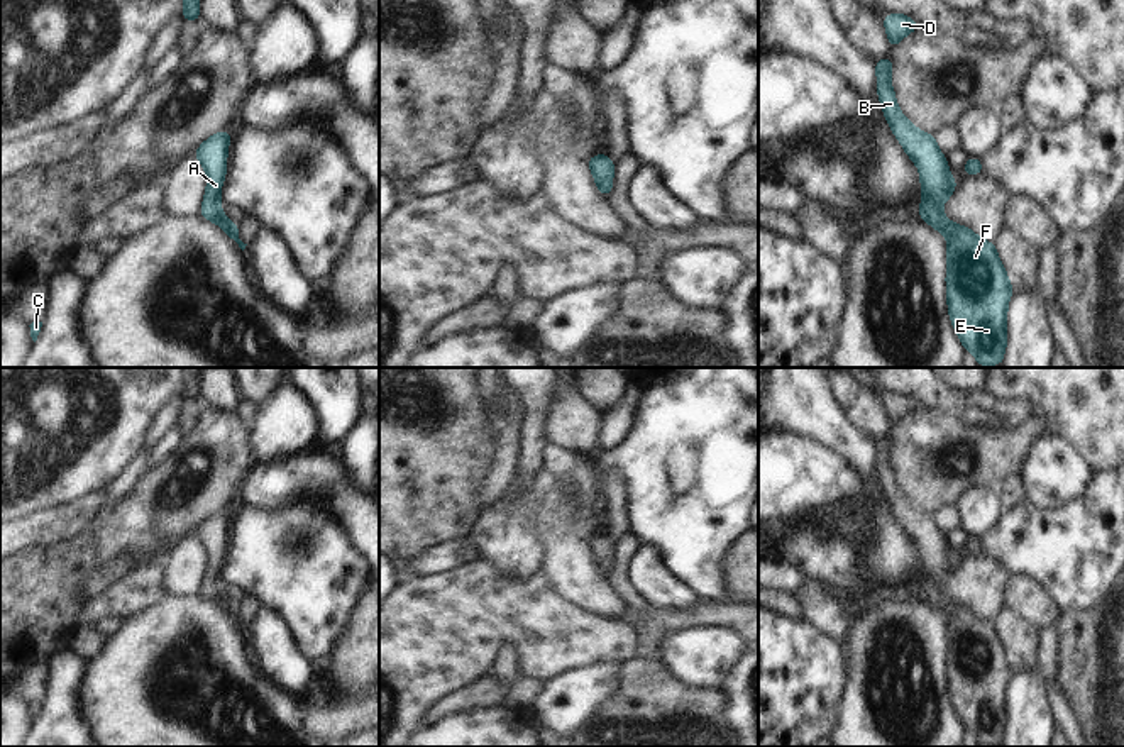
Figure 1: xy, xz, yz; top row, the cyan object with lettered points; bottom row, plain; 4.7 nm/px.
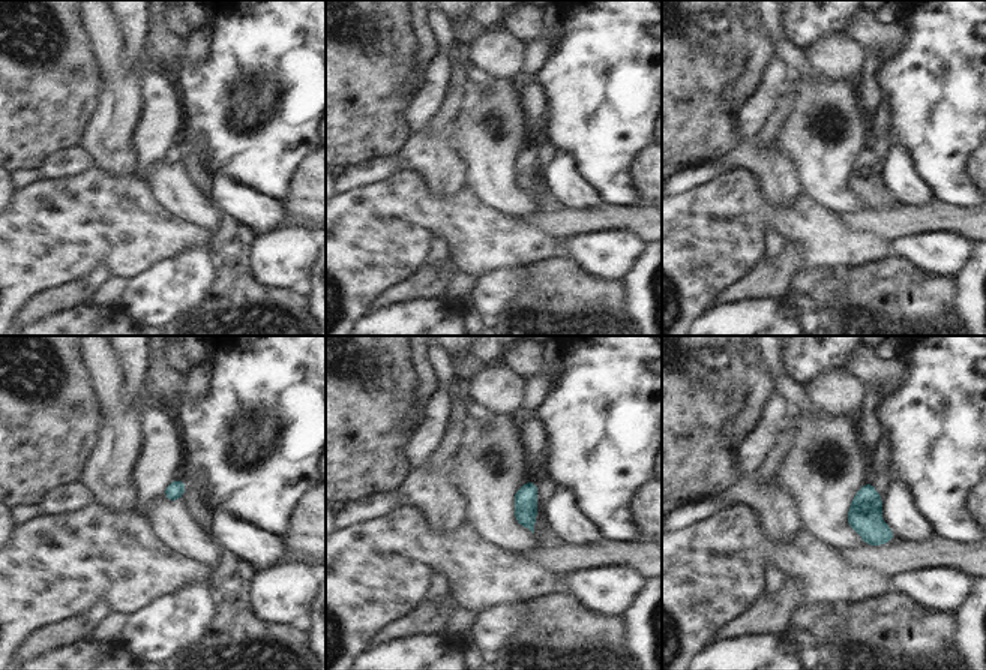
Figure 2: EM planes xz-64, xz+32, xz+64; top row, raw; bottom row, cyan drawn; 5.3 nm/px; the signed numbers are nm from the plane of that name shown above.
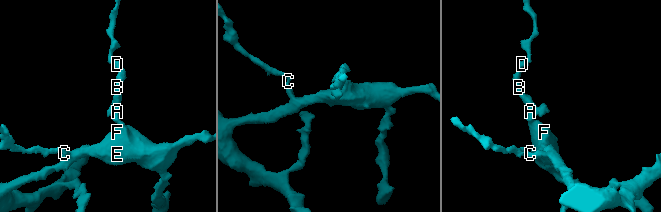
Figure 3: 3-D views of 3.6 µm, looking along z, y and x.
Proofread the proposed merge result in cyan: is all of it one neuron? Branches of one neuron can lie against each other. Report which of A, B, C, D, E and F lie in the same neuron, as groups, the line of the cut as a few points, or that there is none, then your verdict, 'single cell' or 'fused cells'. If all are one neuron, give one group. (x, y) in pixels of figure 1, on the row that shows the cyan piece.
A B C D E F; no cut; single cell

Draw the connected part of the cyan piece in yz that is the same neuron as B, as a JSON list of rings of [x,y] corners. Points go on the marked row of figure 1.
[[[890,56],[873,63],[885,120],[921,174],[923,200],[917,213],[948,239],[945,278],[950,320],[978,366],[1002,364],[1012,285],[995,244],[943,215],[941,205],[951,196],[958,181],[950,176],[948,161],[938,149],[934,136],[916,129],[899,110],[890,83]]]

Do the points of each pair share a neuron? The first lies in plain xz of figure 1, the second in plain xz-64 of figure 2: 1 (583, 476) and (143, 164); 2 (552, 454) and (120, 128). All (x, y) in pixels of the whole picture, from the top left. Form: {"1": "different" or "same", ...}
{"1": "different", "2": "different"}

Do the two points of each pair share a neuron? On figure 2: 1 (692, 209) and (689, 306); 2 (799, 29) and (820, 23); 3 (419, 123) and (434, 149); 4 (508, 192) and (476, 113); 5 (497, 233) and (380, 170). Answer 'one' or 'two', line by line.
1: one
2: one
3: two
4: one
5: two

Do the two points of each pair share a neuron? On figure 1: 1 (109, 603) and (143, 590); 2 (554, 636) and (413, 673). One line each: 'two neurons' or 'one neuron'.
1: one neuron
2: one neuron

